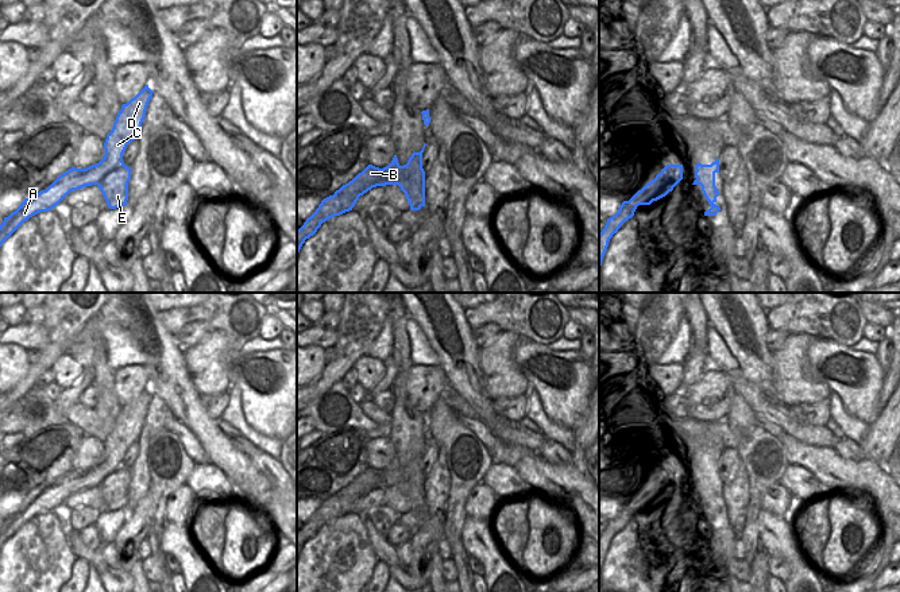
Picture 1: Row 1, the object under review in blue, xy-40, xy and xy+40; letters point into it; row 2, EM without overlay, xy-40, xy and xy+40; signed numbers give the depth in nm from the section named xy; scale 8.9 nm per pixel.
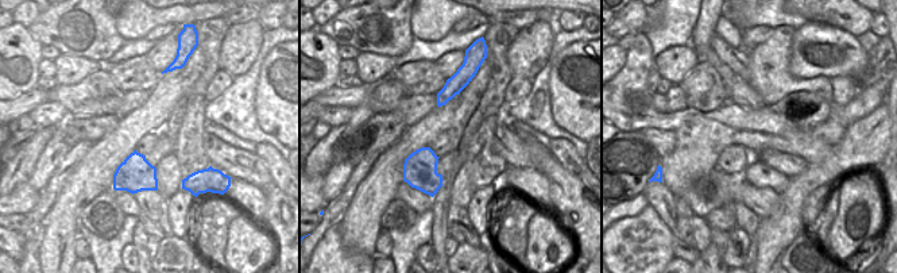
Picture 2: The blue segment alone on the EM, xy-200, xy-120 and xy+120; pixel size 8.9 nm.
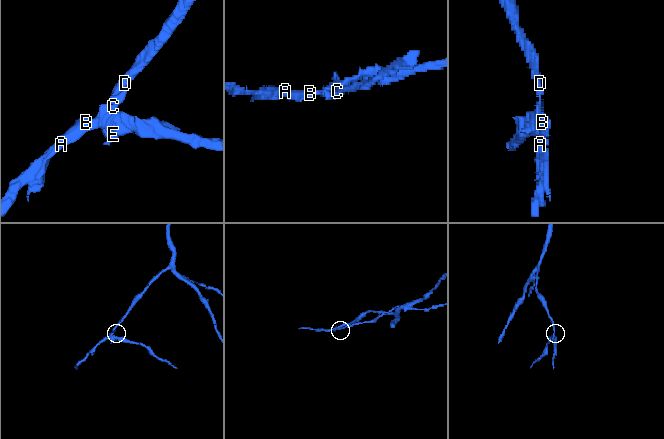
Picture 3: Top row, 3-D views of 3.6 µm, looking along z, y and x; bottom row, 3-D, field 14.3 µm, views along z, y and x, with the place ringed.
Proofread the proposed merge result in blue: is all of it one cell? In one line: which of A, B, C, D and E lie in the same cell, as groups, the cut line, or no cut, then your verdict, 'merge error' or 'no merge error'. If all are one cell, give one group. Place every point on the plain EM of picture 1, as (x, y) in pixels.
A B C D / E | xy-40 (123, 465), (115, 478), (99, 468), (96, 486) | merge error

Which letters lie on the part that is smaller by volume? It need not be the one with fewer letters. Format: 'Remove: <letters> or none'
Remove: E

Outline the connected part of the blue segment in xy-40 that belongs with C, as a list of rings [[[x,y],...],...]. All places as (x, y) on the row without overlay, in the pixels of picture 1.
[[[146,387],[134,401],[121,407],[113,430],[107,437],[104,445],[105,457],[99,465],[86,471],[69,471],[46,492],[40,492],[31,500],[24,500],[15,514],[4,519],[0,527],[0,549],[30,519],[40,514],[51,512],[73,492],[97,487],[100,484],[100,479],[96,476],[99,468],[107,469],[117,479],[117,471],[124,467],[123,456],[127,448],[135,442],[140,434],[152,395],[148,387]]]

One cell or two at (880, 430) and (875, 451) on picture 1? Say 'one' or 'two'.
one

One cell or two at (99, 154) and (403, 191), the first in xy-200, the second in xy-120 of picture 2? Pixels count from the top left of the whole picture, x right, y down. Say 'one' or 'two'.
two

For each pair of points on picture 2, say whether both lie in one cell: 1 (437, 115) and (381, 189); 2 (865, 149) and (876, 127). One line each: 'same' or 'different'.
1: same
2: same

